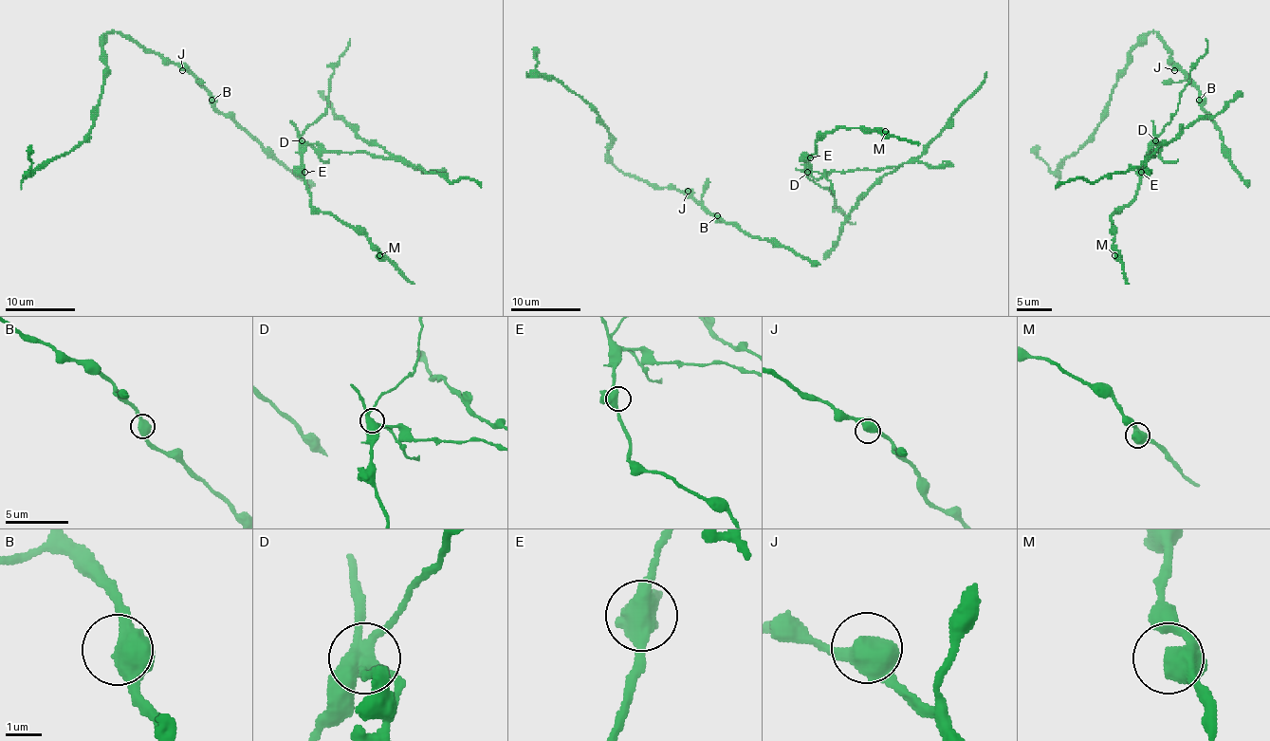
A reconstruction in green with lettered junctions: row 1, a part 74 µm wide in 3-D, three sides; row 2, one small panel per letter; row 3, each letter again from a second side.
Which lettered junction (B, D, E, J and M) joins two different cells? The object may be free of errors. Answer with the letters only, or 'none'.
D

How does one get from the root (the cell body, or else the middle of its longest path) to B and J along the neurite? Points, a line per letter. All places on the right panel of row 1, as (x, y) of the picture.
B: (1207, 118), (1199, 100)
J: (1207, 118), (1201, 91), (1180, 70), (1174, 70)

